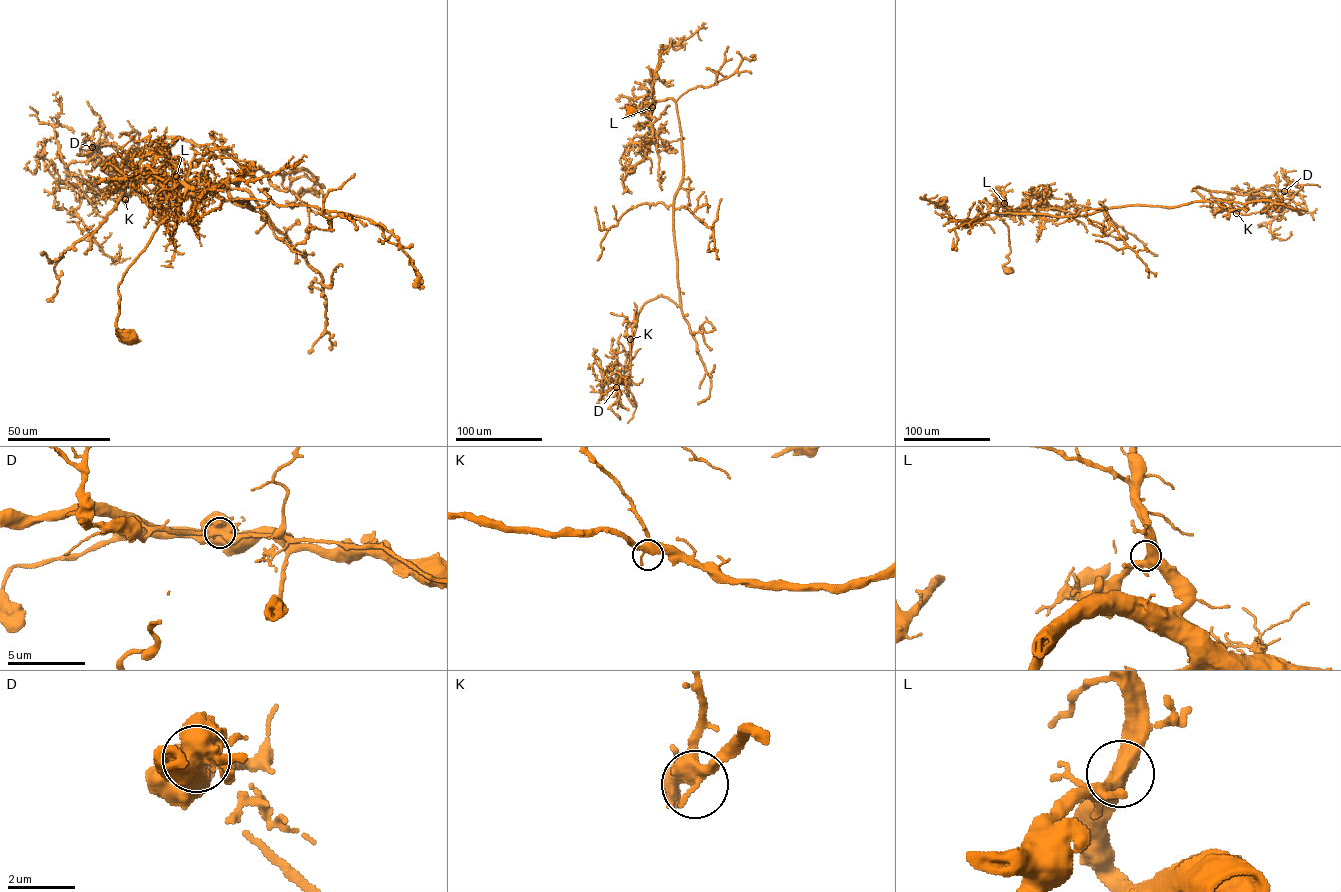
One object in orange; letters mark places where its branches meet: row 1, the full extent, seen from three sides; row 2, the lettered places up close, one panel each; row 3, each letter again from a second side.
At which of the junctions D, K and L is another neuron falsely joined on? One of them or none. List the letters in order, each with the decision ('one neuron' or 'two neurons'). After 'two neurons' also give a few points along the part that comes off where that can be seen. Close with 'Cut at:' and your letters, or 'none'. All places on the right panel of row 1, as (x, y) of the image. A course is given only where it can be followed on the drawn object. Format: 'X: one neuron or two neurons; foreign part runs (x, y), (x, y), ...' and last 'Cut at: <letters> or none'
D: two neurons; foreign part runs (1284, 191), (1276, 190), (1282, 201), (1275, 207), (1248, 214), (1221, 210), (1215, 213), (1209, 200)
K: one neuron
L: one neuron
Cut at: D

